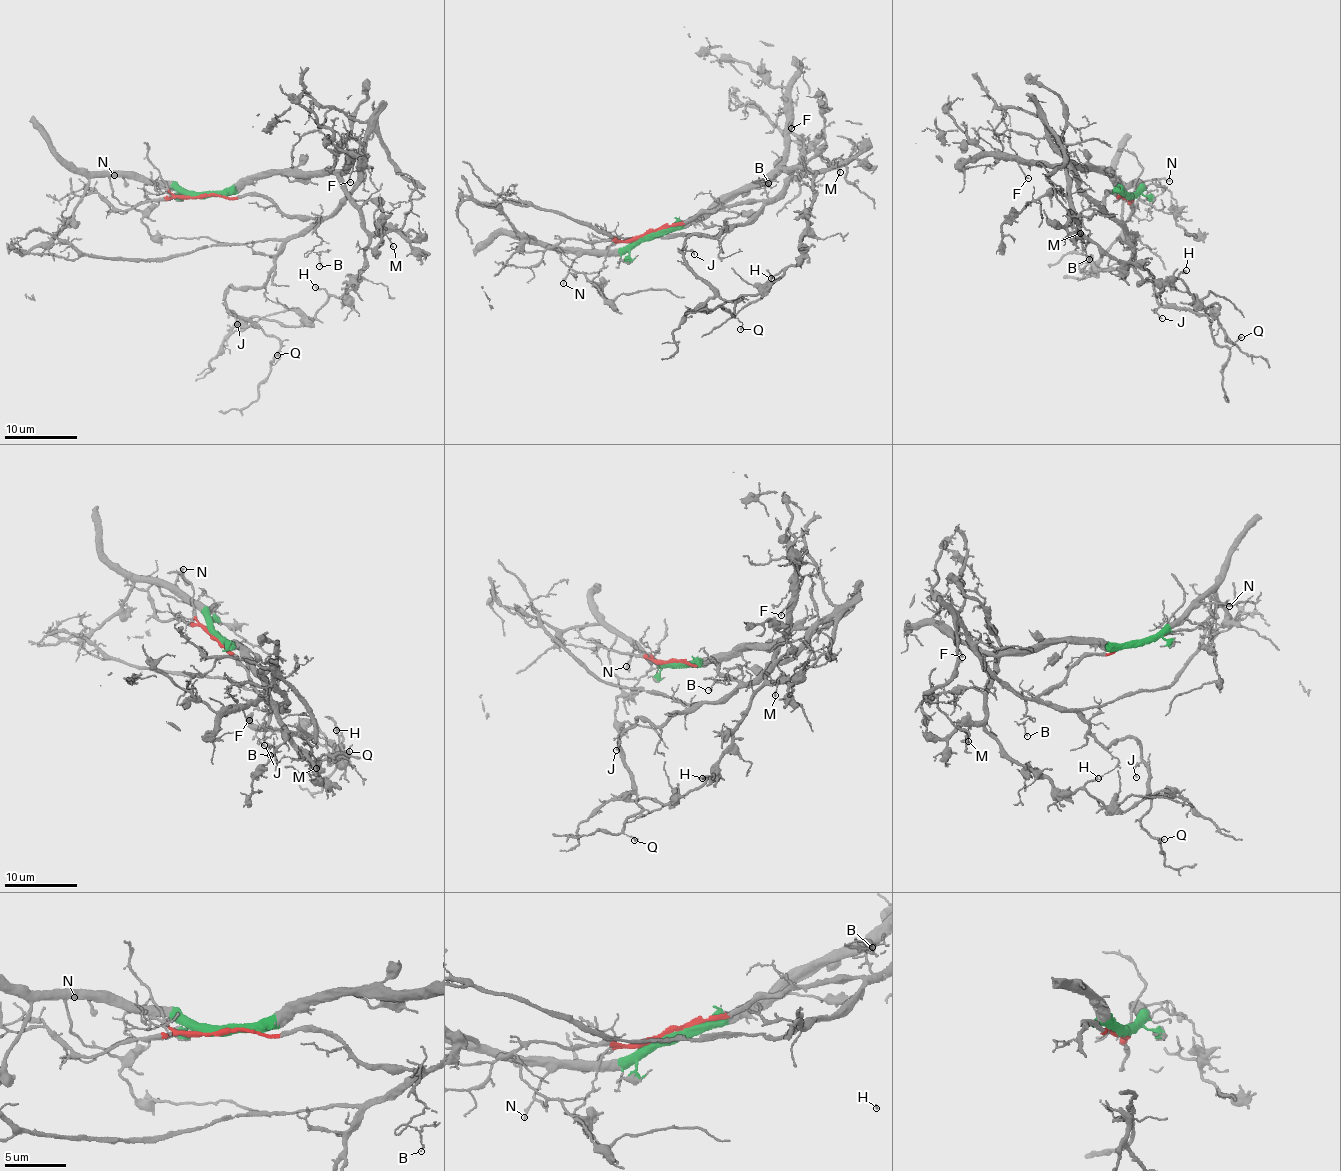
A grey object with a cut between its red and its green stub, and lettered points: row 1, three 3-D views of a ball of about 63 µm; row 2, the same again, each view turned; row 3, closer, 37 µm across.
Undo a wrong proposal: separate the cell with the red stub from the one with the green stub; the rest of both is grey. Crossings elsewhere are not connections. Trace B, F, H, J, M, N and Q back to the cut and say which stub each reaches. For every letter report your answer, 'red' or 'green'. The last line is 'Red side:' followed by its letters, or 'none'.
B: red
F: green
H: green
J: red
M: green
N: green
Q: red
Red side: B, J, Q

